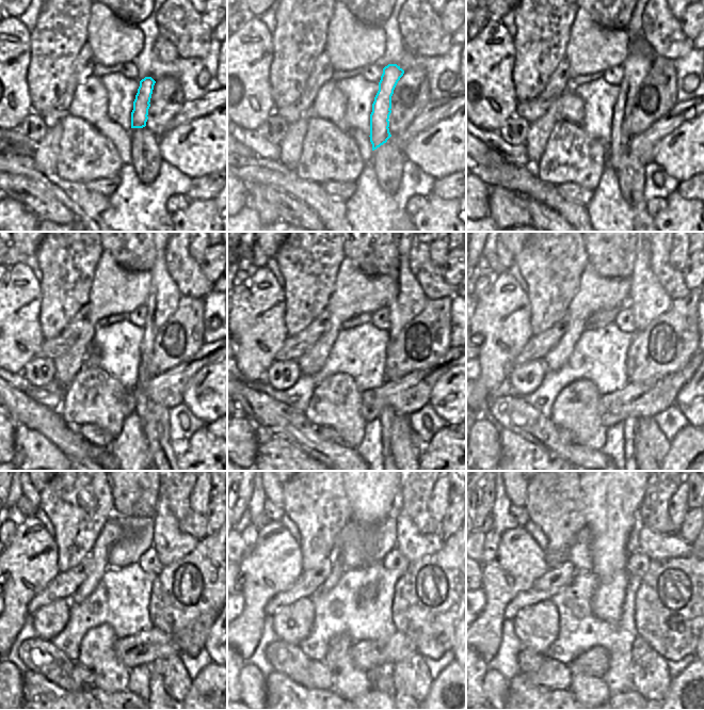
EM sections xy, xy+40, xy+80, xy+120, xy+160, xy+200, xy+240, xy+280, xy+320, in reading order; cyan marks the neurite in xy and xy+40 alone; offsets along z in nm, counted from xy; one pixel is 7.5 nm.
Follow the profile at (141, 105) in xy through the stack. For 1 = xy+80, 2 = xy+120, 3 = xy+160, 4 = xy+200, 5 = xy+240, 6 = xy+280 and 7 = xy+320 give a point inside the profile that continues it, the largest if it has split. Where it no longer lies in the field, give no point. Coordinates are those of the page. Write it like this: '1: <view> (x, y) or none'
1: xy+80 (640, 59)
2: xy+120 (163, 299)
3: xy+160 (410, 301)
4: xy+200 (648, 300)
5: xy+240 (170, 541)
6: xy+280 (414, 545)
7: xy+320 (656, 546)

